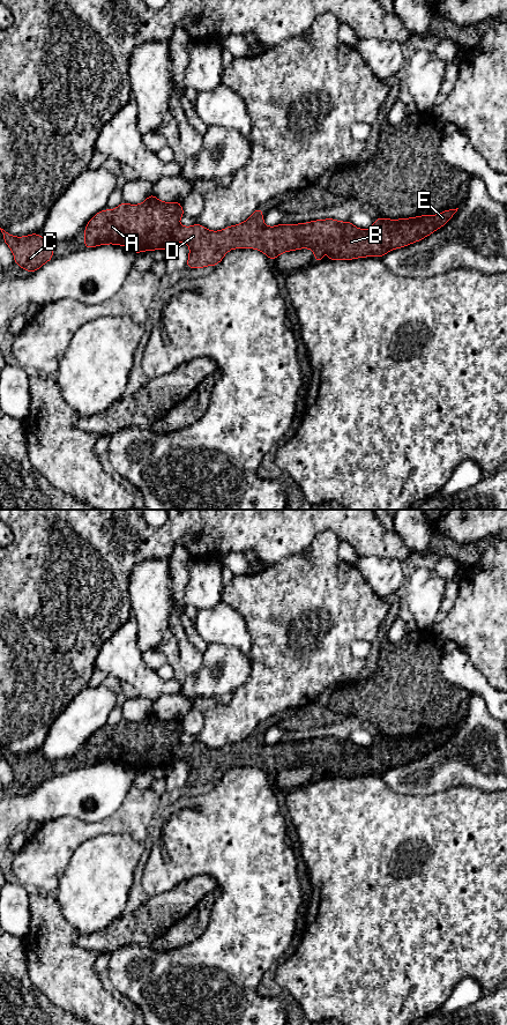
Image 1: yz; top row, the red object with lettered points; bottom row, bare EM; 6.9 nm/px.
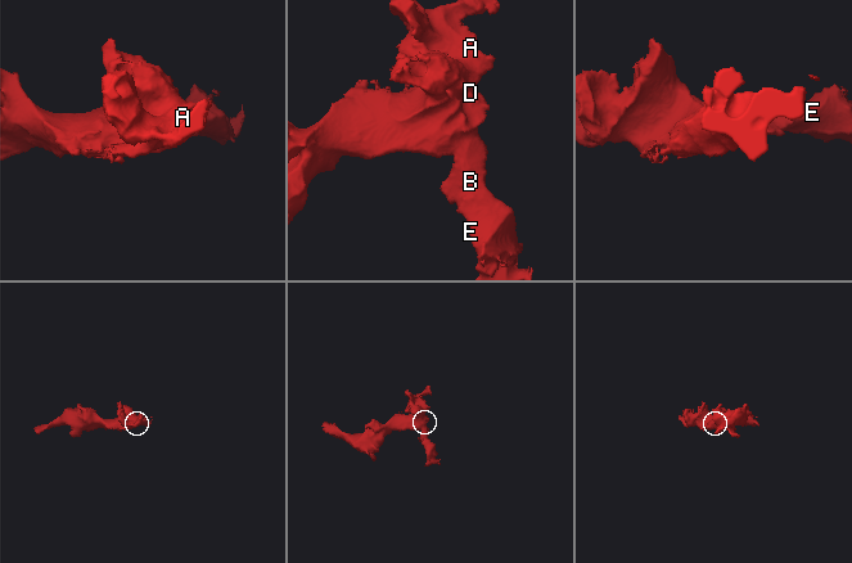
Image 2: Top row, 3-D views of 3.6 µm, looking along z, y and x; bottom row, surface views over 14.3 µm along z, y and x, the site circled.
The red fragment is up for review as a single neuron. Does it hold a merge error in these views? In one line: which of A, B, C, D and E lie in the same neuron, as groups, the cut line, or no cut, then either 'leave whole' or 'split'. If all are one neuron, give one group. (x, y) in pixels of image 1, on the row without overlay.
groups A B C D E; cut none; leave whole

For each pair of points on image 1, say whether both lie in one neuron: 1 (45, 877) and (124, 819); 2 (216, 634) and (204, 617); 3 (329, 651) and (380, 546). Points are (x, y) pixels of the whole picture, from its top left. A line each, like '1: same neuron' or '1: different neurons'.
1: same neuron
2: same neuron
3: different neurons

